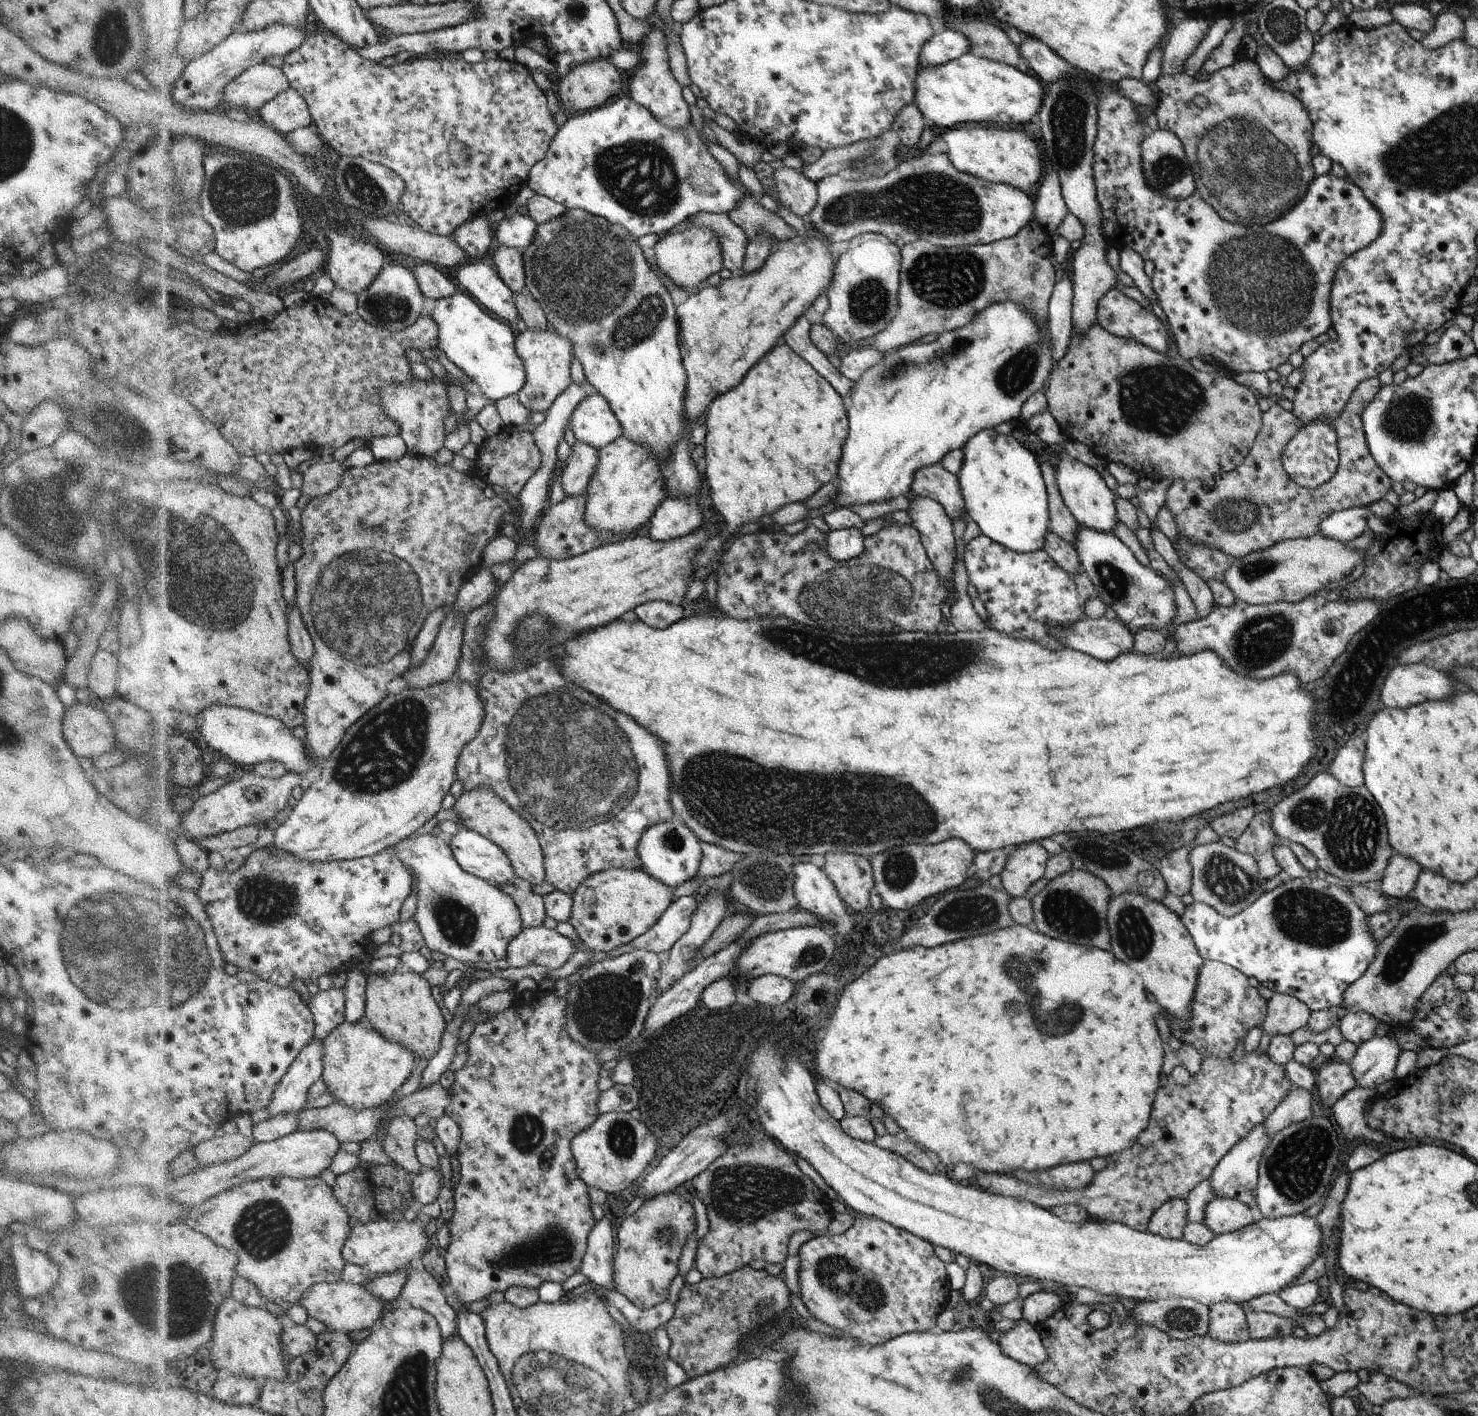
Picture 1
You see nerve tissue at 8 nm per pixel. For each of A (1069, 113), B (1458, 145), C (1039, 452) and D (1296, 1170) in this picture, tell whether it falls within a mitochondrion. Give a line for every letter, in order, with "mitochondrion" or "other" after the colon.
A: mitochondrion
B: mitochondrion
C: other
D: mitochondrion

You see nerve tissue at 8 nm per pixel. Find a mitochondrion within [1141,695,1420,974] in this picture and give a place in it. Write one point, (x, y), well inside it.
(1350, 828)

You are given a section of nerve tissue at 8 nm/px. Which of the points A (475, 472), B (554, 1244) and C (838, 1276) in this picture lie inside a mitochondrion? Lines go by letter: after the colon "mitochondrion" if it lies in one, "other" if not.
A: other
B: mitochondrion
C: mitochondrion

